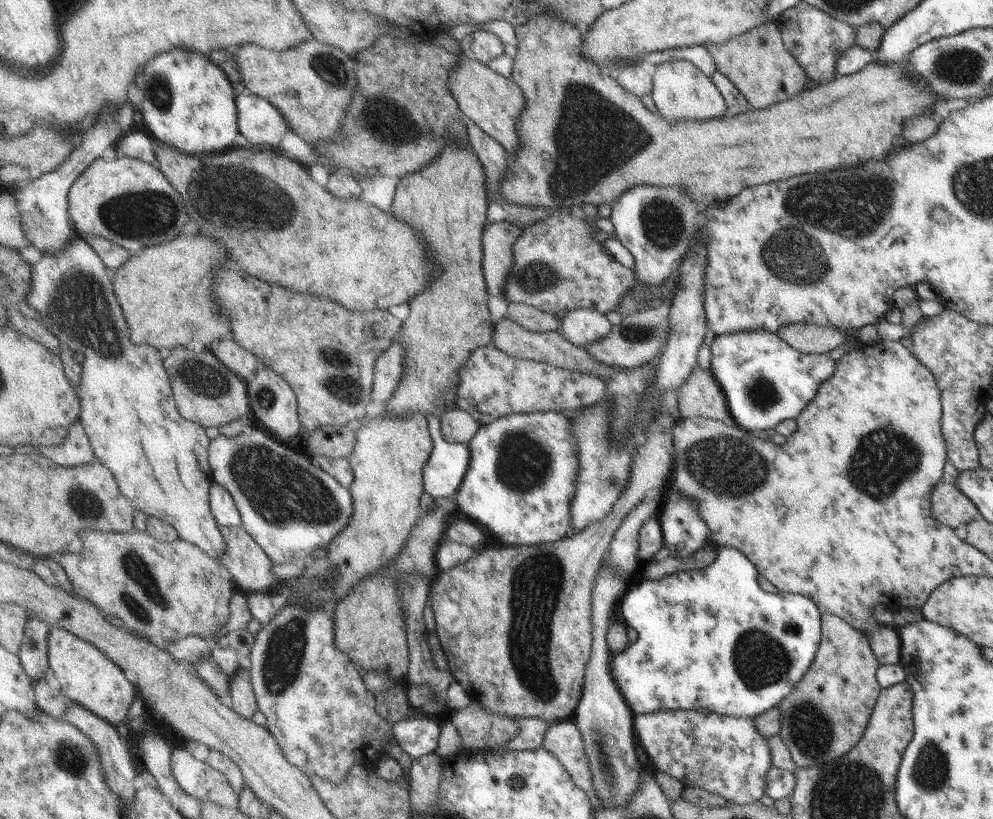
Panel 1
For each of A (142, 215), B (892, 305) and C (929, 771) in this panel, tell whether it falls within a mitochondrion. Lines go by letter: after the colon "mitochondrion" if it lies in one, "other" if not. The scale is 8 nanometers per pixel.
A: mitochondrion
B: other
C: mitochondrion

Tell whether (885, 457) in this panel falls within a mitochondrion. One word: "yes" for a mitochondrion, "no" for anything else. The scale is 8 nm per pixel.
yes

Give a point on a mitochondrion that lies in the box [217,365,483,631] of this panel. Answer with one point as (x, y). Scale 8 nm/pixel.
(283, 492)

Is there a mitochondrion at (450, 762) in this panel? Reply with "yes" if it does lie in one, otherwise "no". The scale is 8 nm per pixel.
no

